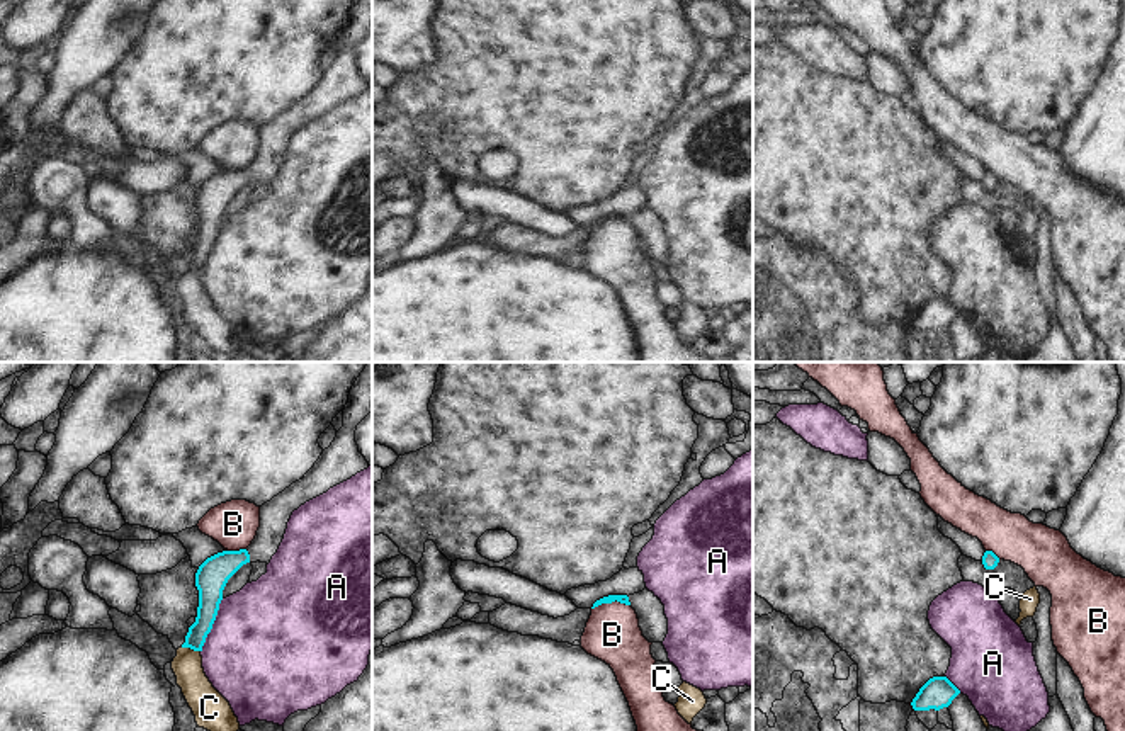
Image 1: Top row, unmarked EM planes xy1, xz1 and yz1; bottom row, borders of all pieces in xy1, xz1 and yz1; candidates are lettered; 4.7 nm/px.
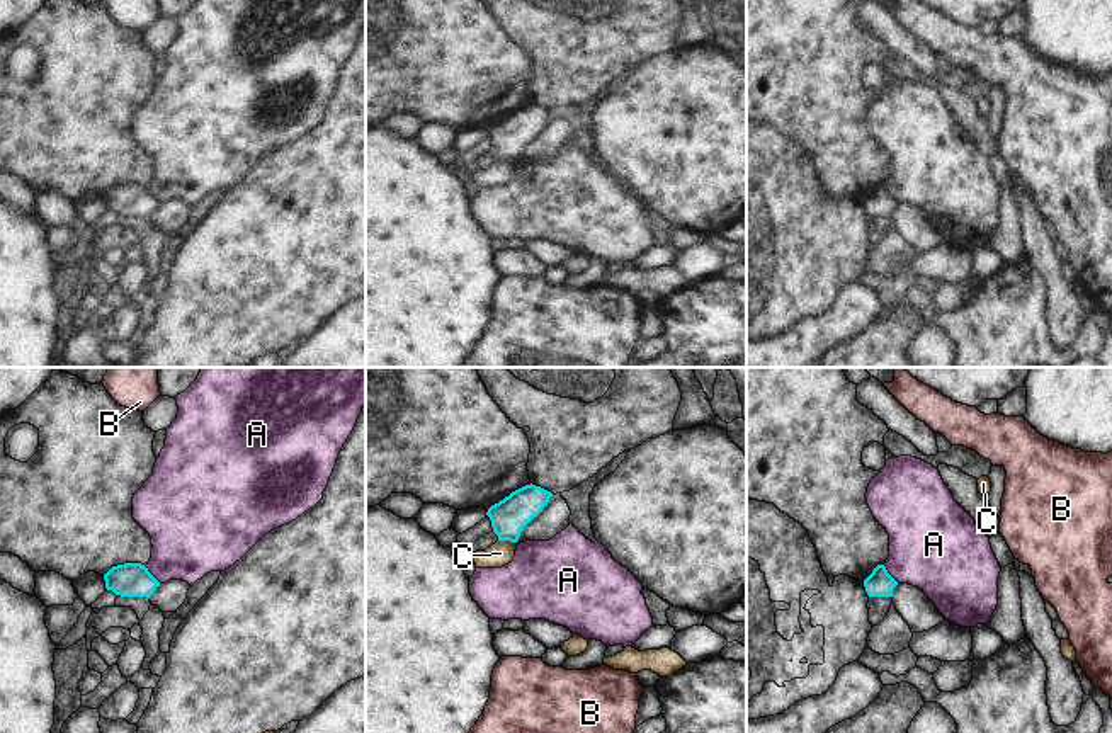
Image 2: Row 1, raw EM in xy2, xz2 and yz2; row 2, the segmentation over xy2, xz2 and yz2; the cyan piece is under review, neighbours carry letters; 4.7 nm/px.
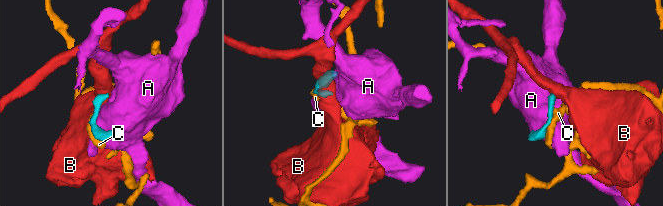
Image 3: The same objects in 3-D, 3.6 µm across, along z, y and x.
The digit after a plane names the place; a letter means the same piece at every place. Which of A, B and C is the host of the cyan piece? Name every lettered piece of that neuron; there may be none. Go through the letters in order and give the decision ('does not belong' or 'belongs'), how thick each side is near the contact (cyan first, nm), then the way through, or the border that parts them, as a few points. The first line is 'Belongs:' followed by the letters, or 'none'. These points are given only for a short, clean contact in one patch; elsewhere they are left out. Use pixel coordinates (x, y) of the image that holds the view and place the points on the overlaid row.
Belongs: none
A: does not belong | 150/500 nm
B: does not belong | 50/260 nm | along xz1 (629, 604), (612, 600), (592, 609)
C: does not belong | 110/150 nm

